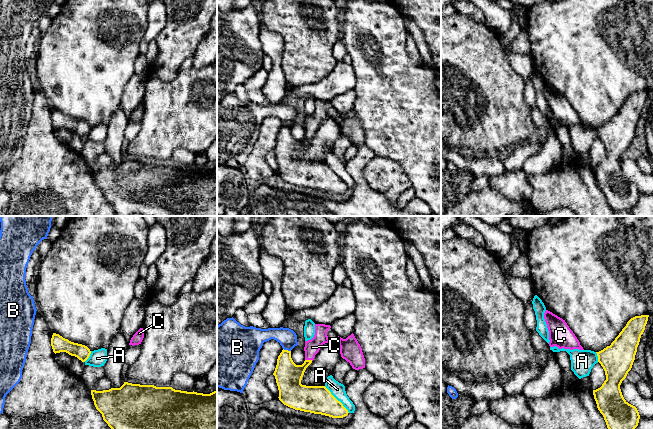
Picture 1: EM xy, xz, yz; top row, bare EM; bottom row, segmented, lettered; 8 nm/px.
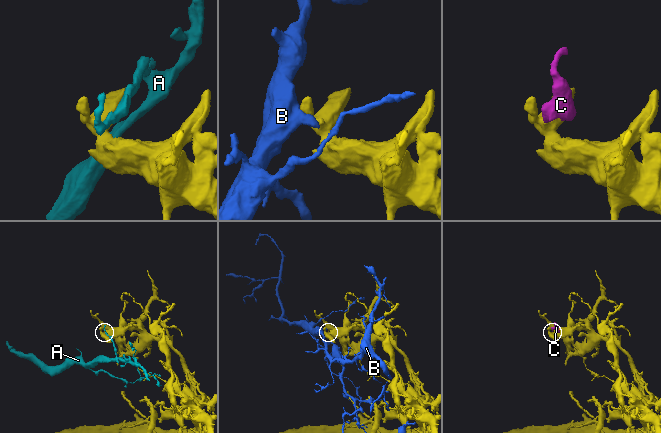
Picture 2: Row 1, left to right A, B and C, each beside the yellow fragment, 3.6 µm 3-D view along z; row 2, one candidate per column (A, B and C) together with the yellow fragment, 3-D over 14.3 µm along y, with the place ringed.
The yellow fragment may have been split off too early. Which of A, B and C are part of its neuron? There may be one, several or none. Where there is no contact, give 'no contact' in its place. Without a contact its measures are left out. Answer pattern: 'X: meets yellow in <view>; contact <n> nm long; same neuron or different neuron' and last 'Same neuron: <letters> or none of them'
A: meets yellow in xz; contact 300 nm long; different neuron
B: meets yellow in xz; contact 70 nm long; different neuron
C: meets yellow in xz; contact 60 nm long; same neuron
Same neuron: C

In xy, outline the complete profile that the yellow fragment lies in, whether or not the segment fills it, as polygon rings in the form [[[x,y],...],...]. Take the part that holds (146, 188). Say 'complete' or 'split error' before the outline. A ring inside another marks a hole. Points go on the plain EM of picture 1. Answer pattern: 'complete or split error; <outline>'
complete; [[[124,158],[120,164],[91,166],[91,171],[116,216],[217,216],[217,167],[203,170]]]

